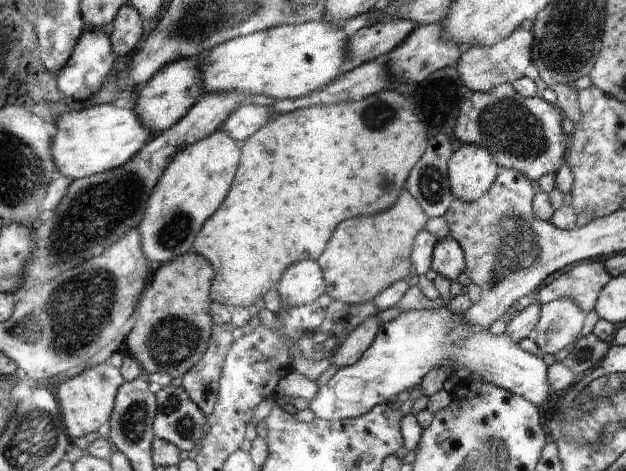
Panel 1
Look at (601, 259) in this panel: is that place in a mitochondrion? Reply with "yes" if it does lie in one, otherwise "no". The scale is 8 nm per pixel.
no

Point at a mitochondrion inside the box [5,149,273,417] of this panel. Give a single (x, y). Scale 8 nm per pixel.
(75, 313)

